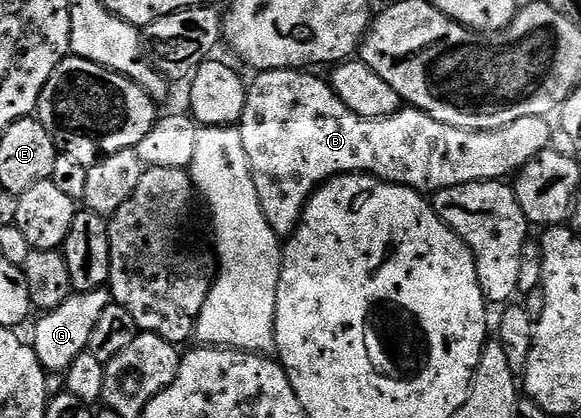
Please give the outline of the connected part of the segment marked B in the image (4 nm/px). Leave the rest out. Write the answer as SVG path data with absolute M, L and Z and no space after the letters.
M305 68L299 70L263 70L256 75L257 79L253 83L250 81L247 86L248 94L239 121L239 129L243 136L243 148L247 148L247 160L251 164L251 176L255 180L255 192L259 192L259 204L267 216L267 224L271 224L271 228L278 236L288 236L296 230L297 224L301 220L301 211L309 202L314 190L324 182L329 181L330 178L336 178L338 174L371 174L383 182L394 182L396 186L410 186L418 192L436 192L443 188L451 188L468 182L491 182L508 179L509 173L510 177L550 147L553 128L552 125L549 126L549 120L546 117L523 117L498 130L455 128L451 124L443 124L439 120L435 120L430 114L424 114L422 110L412 108L402 108L386 118L360 118L358 114L351 112L351 108L347 108L347 104L343 104L343 100L339 100L339 96L333 91L332 85L326 79L324 82L317 74L320 73L310 72Z

